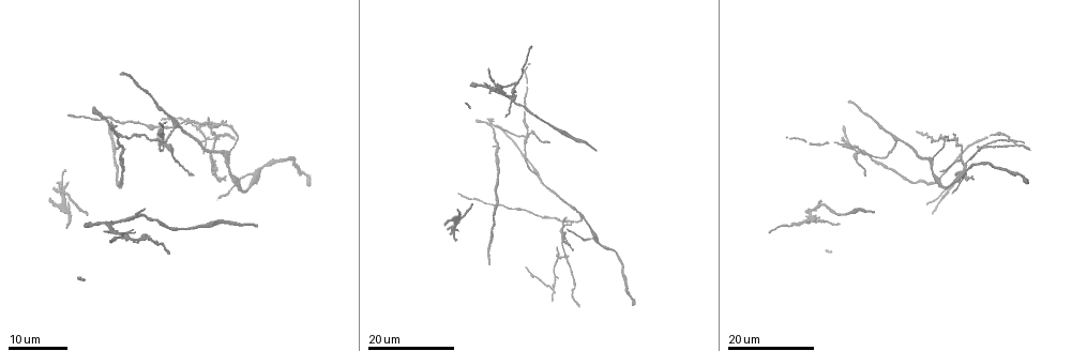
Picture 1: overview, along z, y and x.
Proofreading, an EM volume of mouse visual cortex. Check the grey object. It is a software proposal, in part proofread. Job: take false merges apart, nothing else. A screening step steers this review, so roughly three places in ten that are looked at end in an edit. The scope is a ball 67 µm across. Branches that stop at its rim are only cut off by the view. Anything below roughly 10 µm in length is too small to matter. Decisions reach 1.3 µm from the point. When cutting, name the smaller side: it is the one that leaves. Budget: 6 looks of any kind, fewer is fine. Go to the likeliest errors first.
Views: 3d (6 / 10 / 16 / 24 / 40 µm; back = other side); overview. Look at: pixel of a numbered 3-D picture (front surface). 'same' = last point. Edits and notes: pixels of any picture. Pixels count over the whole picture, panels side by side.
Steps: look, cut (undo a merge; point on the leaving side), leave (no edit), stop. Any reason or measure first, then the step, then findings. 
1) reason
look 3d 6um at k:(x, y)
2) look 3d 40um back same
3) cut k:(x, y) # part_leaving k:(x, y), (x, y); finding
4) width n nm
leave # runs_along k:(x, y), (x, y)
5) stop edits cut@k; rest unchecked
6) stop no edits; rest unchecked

four or more arms meet
look 3d 24um at 1:(161, 142)

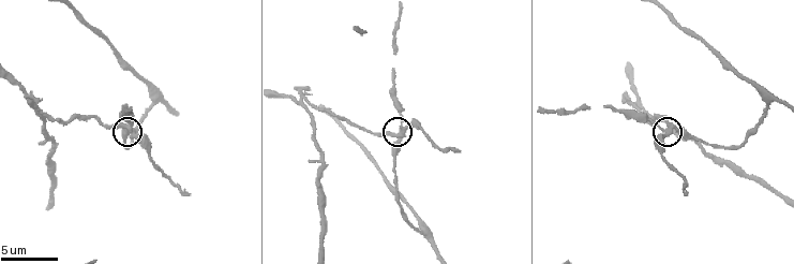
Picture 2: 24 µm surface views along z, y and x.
look 3d 10um at 2:(128, 125)

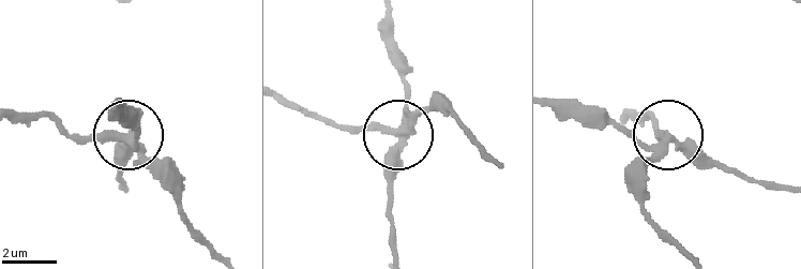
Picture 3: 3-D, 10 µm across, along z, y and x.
arms 4
cut 3:(94, 140) # part_leaving 3:(405, 131), (352, 131), (283, 103); two neurons meet here

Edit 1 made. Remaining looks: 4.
look overview

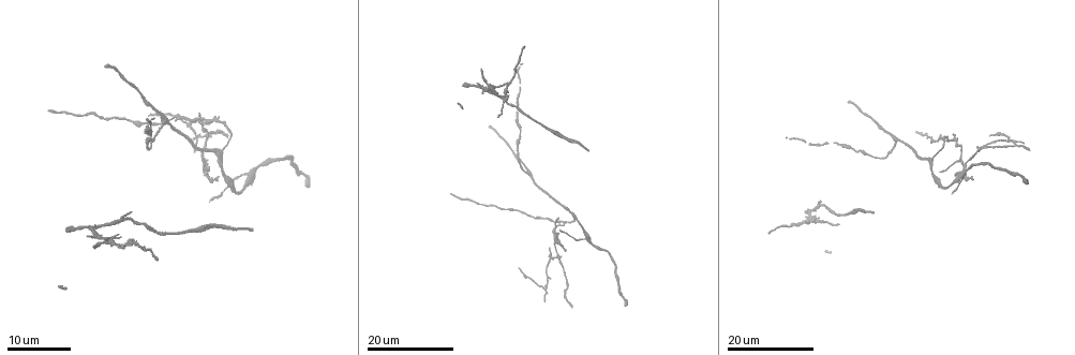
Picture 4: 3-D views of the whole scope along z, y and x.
arms part here
look 3d 16um at 4:(219, 155)

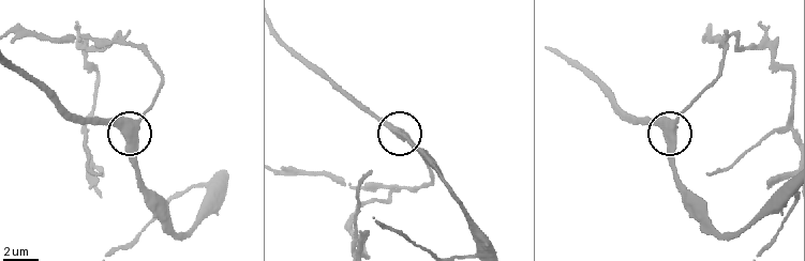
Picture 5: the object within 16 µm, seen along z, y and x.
look 3d 10um at 5:(673, 132)

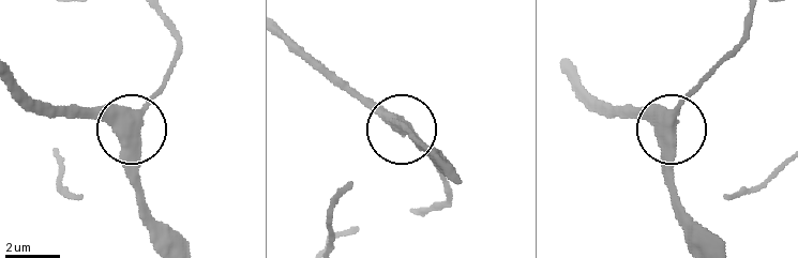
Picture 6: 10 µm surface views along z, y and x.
width 420 nm
leave # all the same neuron

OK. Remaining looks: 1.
stop edits cut@3; rest unchecked

